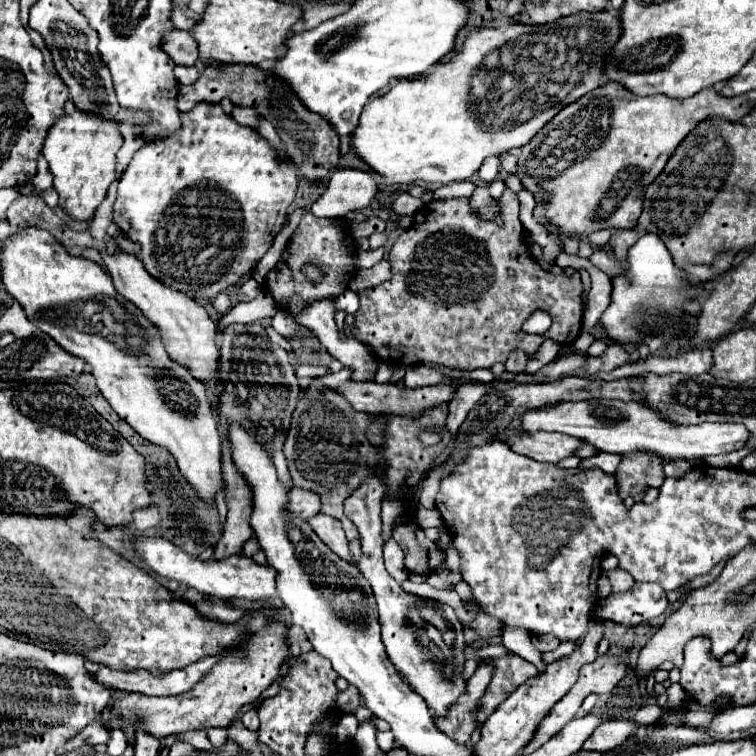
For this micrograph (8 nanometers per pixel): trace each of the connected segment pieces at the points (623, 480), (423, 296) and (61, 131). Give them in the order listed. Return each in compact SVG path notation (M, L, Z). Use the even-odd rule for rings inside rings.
M648 452L624 454L616 470L616 480L622 498L634 496L634 500L640 500L646 488L658 488L664 482L662 458Z
M510 188L504 190L504 194L498 198L500 202L500 216L504 220L502 226L494 224L492 220L484 222L480 218L476 218L476 214L472 214L472 206L468 202L468 198L452 198L452 200L432 200L428 204L424 204L416 216L414 216L414 222L408 230L404 230L398 240L392 244L392 250L390 250L390 256L388 256L388 262L390 262L390 272L392 272L392 278L382 282L380 286L374 286L374 288L368 288L364 292L360 292L360 308L358 312L354 314L356 316L356 330L354 330L354 336L360 340L360 342L366 342L374 348L374 354L380 358L380 360L386 360L386 362L392 362L392 364L442 364L442 366L448 366L448 368L462 368L462 370L474 370L474 368L490 368L492 364L496 362L506 362L510 352L514 350L524 350L526 356L532 356L540 344L544 342L544 338L552 338L560 344L570 344L578 338L580 334L580 328L582 328L582 314L584 314L584 286L582 286L582 280L580 280L580 274L576 272L572 278L566 278L562 274L550 274L548 270L540 268L540 264L534 260L534 256L530 254L530 246L526 244L524 236L524 226L522 222L518 220L518 198L516 198L516 192L512 192ZM506 270L516 270L516 278L508 278ZM536 308L542 308L546 310L550 316L552 316L552 326L550 330L544 334L544 336L530 336L530 334L524 334L522 332L522 322L536 310Z
M74 108L72 114L62 114L48 130L42 154L54 176L54 188L60 196L58 204L76 220L92 218L108 186L116 180L116 152L124 144L118 126L118 122L108 122L108 118L96 118L96 114L84 114Z

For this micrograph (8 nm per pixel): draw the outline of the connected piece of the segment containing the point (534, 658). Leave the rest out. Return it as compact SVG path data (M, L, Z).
M502 624L500 626L502 630L502 638L504 638L504 646L508 650L512 650L516 656L532 662L540 672L544 670L544 662L542 662L542 652L538 652L532 642L530 642L530 634L526 630L520 630L520 628L512 628L512 626L506 626Z

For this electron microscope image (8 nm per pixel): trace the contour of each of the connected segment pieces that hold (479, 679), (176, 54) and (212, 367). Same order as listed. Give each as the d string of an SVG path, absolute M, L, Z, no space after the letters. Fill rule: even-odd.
M482 660L468 680L466 694L458 698L452 712L444 718L436 716L436 726L450 734L456 742L470 742L470 734L480 728L480 722L476 722L476 710L480 710L480 698L484 696L484 690L488 682L492 680L492 660Z
M174 30L166 36L162 46L164 46L166 54L180 66L194 66L198 60L198 46L190 32Z
M100 250L100 256L114 280L114 288L120 296L124 296L126 300L134 302L142 312L144 316L154 324L158 326L160 334L162 334L162 340L166 342L166 348L168 348L168 354L188 366L192 370L192 376L206 382L208 390L210 390L210 400L212 400L212 406L216 402L216 396L222 392L220 388L220 378L218 378L218 358L220 358L220 352L218 352L218 336L216 336L216 324L210 320L206 308L202 304L198 304L194 298L186 296L184 292L178 292L170 286L164 286L160 280L156 280L154 276L150 276L146 270L144 270L144 264L140 262L138 256L134 254L128 254L124 250L116 250L116 252L108 252L108 250Z

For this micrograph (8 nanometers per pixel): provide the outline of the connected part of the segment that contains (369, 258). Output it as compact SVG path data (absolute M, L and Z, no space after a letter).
M376 248L376 250L366 250L366 252L356 252L354 262L358 268L372 268L374 264L378 264L384 258L384 248Z

